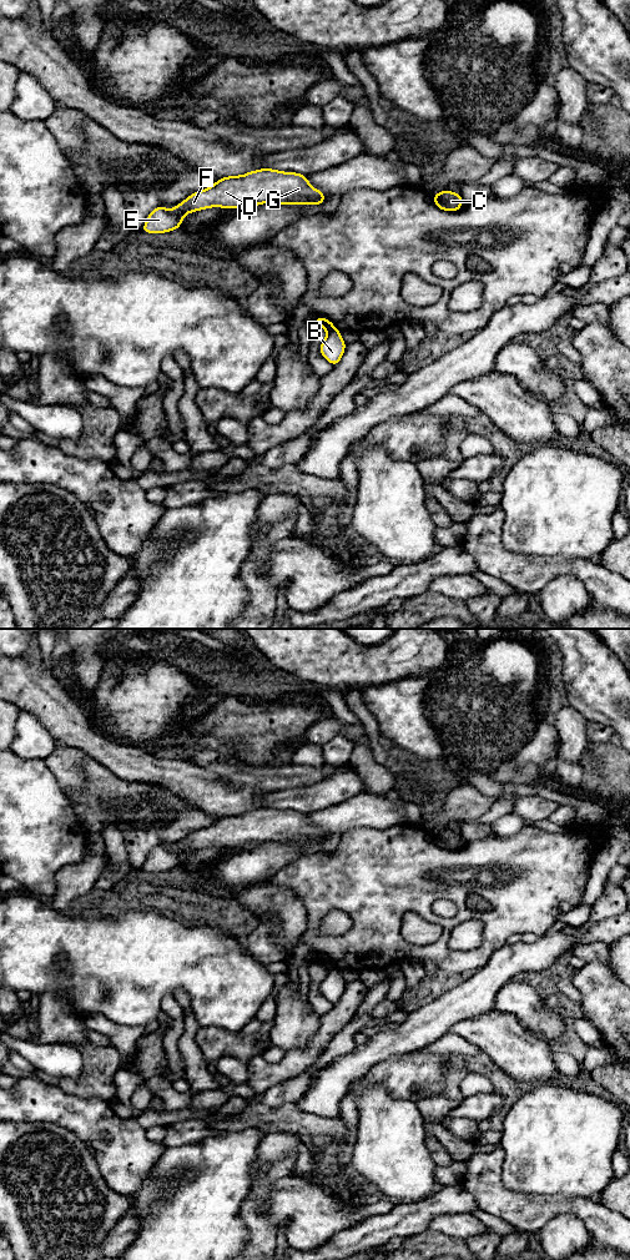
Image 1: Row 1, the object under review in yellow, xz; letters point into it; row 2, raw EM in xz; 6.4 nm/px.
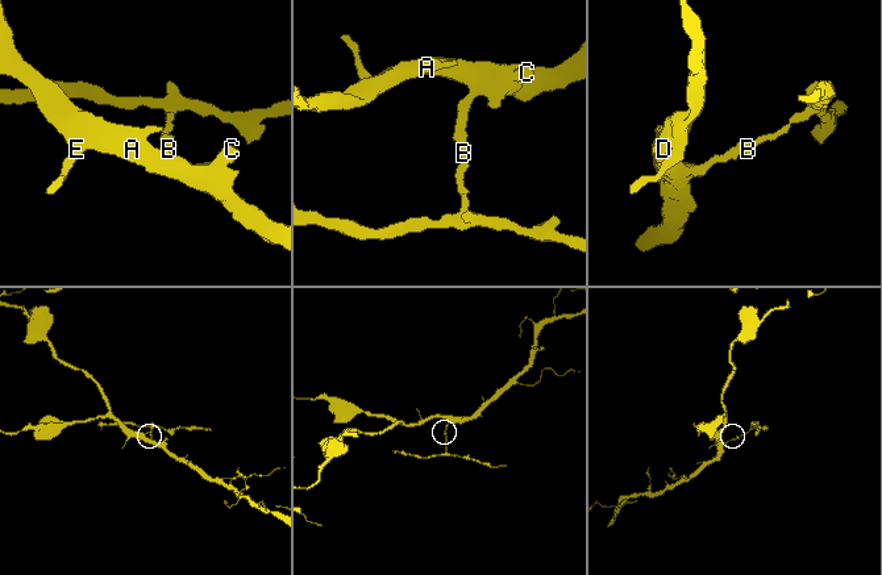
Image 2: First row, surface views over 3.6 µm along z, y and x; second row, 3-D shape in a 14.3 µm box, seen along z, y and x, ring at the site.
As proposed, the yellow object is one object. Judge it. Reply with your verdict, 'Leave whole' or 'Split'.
Split

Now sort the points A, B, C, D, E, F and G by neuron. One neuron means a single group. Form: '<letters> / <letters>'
A C D E F G / B

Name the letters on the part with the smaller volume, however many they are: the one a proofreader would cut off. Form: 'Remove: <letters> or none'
Remove: B

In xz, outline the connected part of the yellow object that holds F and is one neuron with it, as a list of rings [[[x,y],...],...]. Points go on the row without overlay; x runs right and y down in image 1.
[[[261,807],[242,815],[220,817],[206,828],[190,833],[173,848],[156,846],[148,853],[142,871],[163,872],[181,866],[182,857],[193,850],[210,846],[251,846],[266,841],[279,843],[322,843],[326,835],[313,827],[304,813]]]

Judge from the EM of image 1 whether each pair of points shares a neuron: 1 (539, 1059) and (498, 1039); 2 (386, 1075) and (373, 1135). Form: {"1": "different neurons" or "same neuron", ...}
{"1": "same neuron", "2": "different neurons"}

